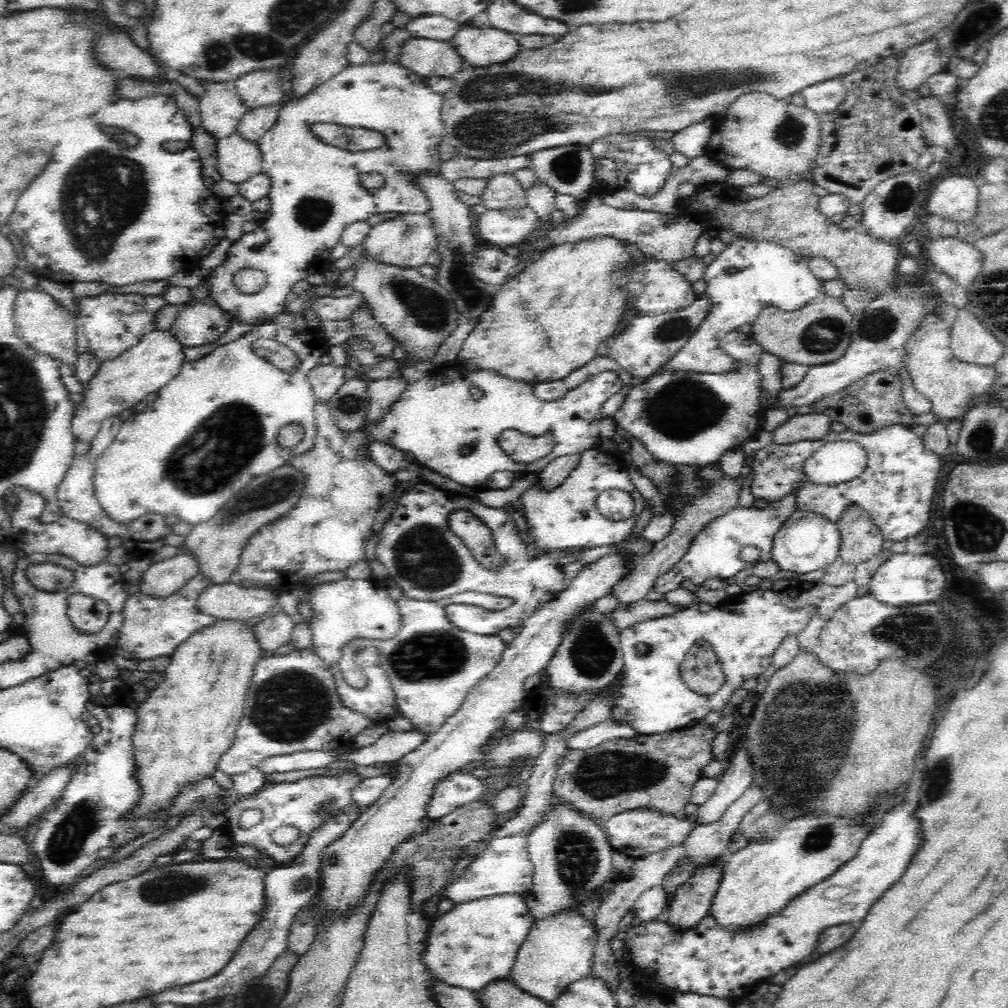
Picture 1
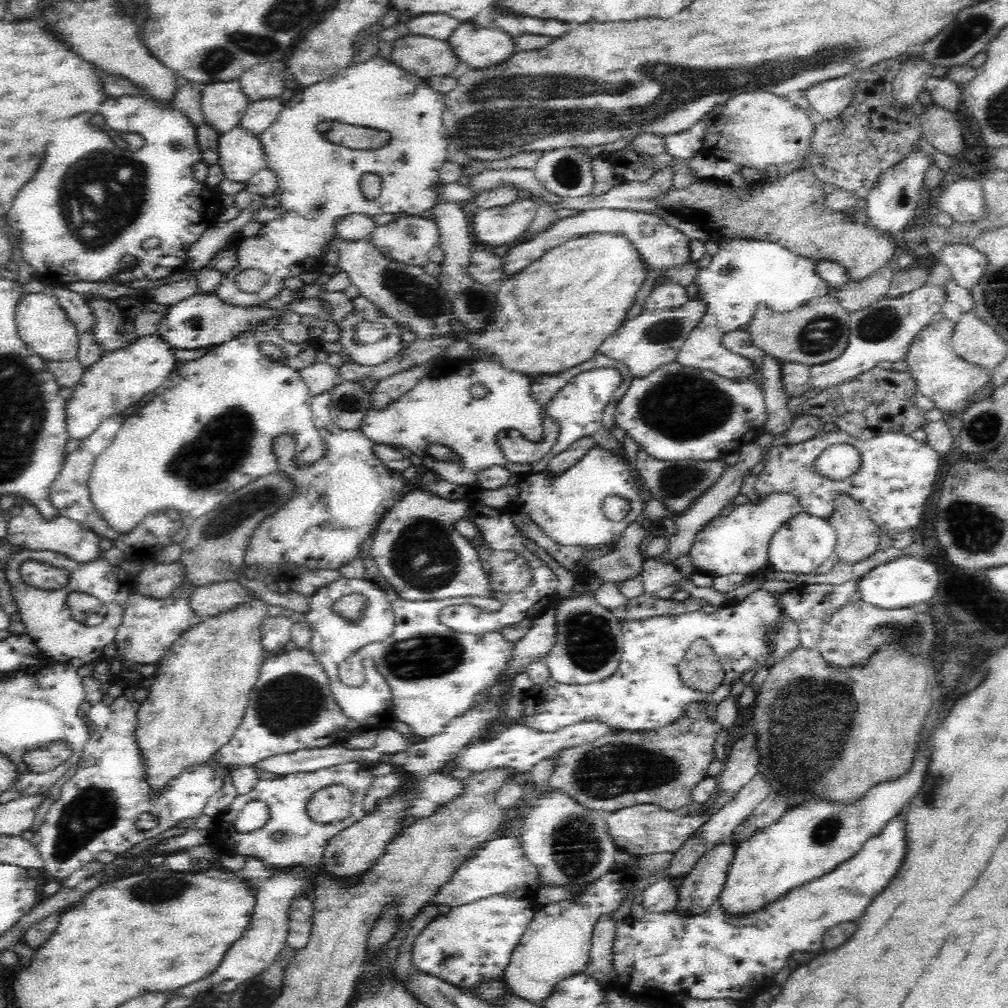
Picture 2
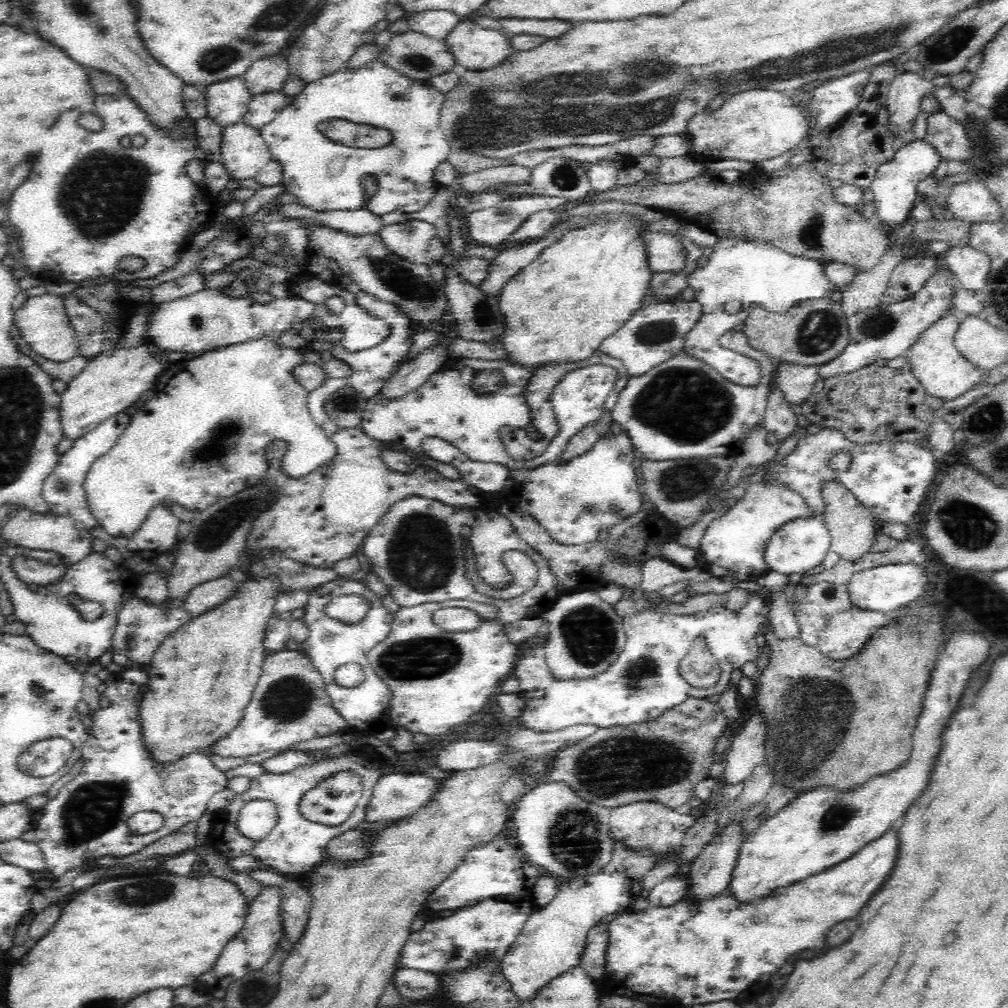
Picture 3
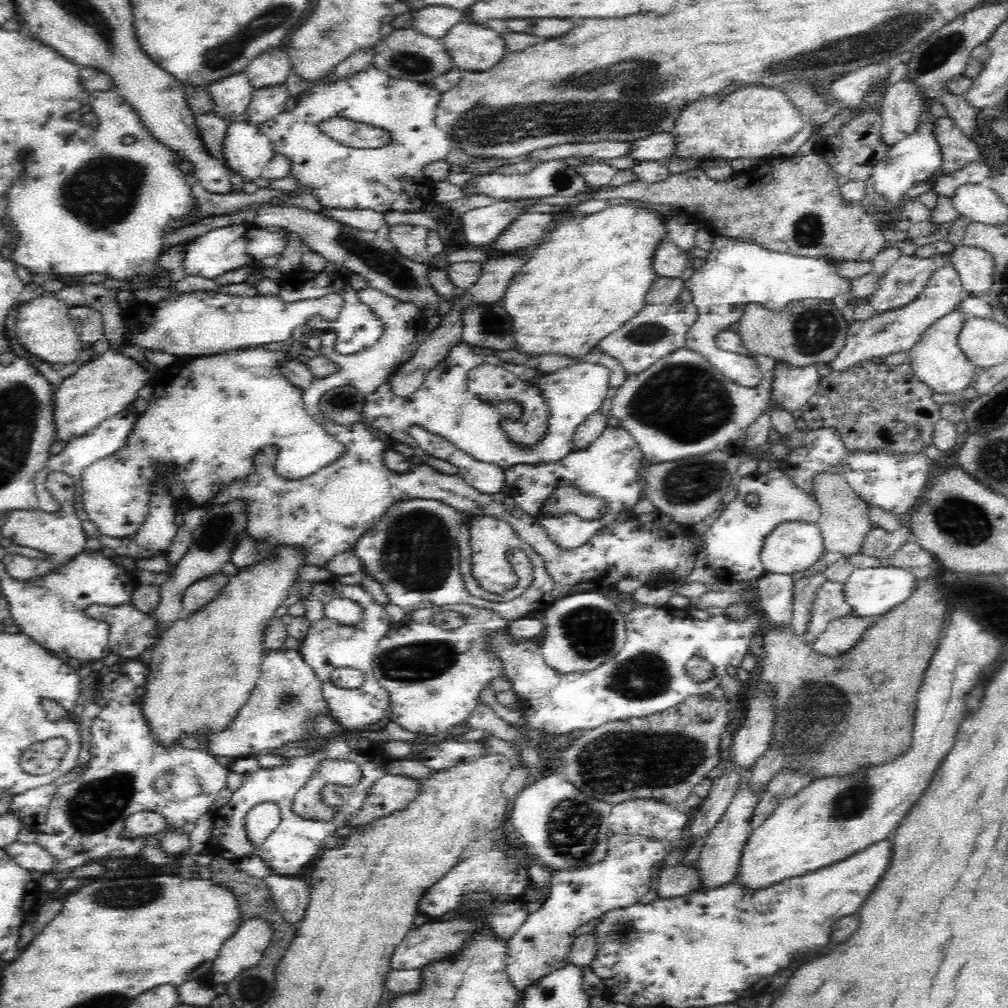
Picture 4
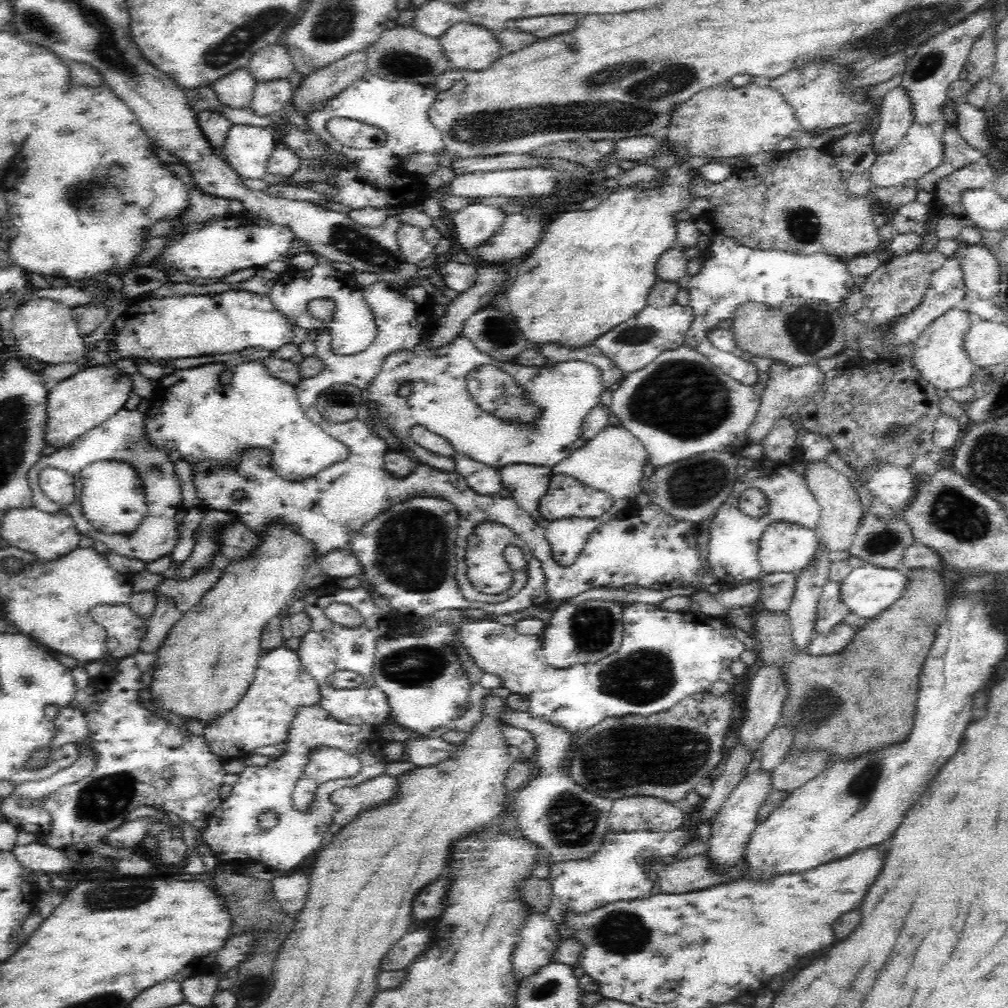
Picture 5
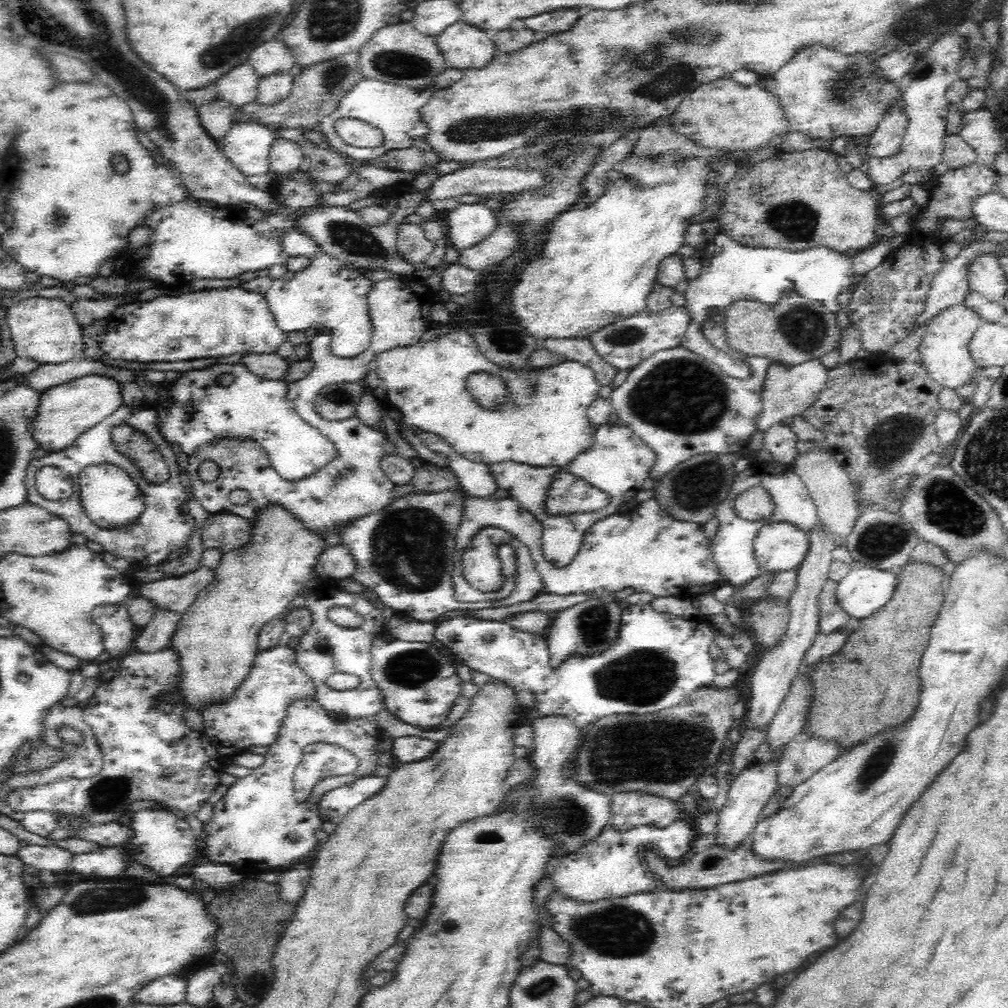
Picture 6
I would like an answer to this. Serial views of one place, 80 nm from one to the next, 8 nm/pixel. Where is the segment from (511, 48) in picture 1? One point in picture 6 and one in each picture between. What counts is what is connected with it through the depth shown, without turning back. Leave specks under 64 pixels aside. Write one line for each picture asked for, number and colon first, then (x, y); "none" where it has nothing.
2: (481, 48)
3: (476, 48)
4: (471, 47)
5: (467, 47)
6: (463, 47)

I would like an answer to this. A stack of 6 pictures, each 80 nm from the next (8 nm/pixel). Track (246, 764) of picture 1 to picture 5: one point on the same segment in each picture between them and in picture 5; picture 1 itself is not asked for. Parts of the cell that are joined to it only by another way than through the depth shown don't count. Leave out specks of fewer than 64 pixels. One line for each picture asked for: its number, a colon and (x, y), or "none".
2: (291, 707)
3: (290, 704)
4: (278, 711)
5: (261, 717)

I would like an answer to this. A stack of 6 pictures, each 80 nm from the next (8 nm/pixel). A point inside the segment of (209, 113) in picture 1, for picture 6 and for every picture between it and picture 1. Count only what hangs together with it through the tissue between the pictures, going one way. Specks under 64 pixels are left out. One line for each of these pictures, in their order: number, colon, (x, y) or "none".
2: (223, 104)
3: (227, 101)
4: (231, 95)
5: (236, 90)
6: (240, 86)

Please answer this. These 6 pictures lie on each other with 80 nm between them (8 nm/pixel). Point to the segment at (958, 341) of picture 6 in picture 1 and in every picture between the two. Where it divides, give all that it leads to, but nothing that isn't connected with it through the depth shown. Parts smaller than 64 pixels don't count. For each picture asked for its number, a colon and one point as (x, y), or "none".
1: (948, 383)
2: (947, 379)
3: (936, 362)
4: (937, 359)
5: (940, 354)

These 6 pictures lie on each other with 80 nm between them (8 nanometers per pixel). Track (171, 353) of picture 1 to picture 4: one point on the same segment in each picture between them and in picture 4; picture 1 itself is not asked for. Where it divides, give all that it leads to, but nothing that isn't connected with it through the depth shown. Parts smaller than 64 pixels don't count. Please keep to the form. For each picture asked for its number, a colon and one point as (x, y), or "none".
2: (121, 377)
3: (113, 380)
4: (99, 389)

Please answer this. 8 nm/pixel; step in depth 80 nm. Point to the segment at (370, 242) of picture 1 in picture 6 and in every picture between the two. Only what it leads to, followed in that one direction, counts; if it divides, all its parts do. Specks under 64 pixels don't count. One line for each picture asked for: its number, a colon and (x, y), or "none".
2: (408, 239)
3: (410, 239)
4: (411, 240)
5: (414, 247)
6: (411, 243)

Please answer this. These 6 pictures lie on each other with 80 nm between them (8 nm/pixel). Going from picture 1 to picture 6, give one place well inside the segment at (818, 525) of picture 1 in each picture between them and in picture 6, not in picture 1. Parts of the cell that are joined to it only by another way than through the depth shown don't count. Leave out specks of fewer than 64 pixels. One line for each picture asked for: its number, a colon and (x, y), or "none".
2: (805, 542)
3: (798, 546)
4: (792, 546)
5: (784, 547)
6: (782, 546)

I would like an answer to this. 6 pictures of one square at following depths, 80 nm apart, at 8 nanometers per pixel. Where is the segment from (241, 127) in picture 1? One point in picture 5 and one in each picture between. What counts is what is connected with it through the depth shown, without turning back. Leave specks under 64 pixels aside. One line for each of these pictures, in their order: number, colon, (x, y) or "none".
2: (261, 113)
3: (262, 109)
4: (269, 101)
5: (270, 96)

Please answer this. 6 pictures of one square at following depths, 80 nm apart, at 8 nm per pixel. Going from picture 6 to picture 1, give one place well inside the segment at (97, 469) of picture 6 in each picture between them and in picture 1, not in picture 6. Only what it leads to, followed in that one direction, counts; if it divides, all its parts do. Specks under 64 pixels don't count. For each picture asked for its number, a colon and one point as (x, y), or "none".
1: (214, 427)
2: (208, 431)
3: (201, 438)
4: (209, 417)
5: (113, 499)

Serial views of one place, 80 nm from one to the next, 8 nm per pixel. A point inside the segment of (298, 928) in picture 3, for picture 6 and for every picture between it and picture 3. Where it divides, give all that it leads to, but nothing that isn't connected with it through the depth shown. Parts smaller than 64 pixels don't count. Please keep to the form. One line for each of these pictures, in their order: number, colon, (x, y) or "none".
4: (291, 893)
5: (290, 889)
6: (293, 882)

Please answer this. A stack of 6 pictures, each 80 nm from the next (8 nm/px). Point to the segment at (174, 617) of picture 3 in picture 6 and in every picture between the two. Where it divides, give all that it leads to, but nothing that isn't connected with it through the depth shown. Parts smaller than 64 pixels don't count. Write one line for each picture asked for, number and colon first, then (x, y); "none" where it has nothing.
4: (131, 632)
5: (123, 629)
6: (115, 624)

